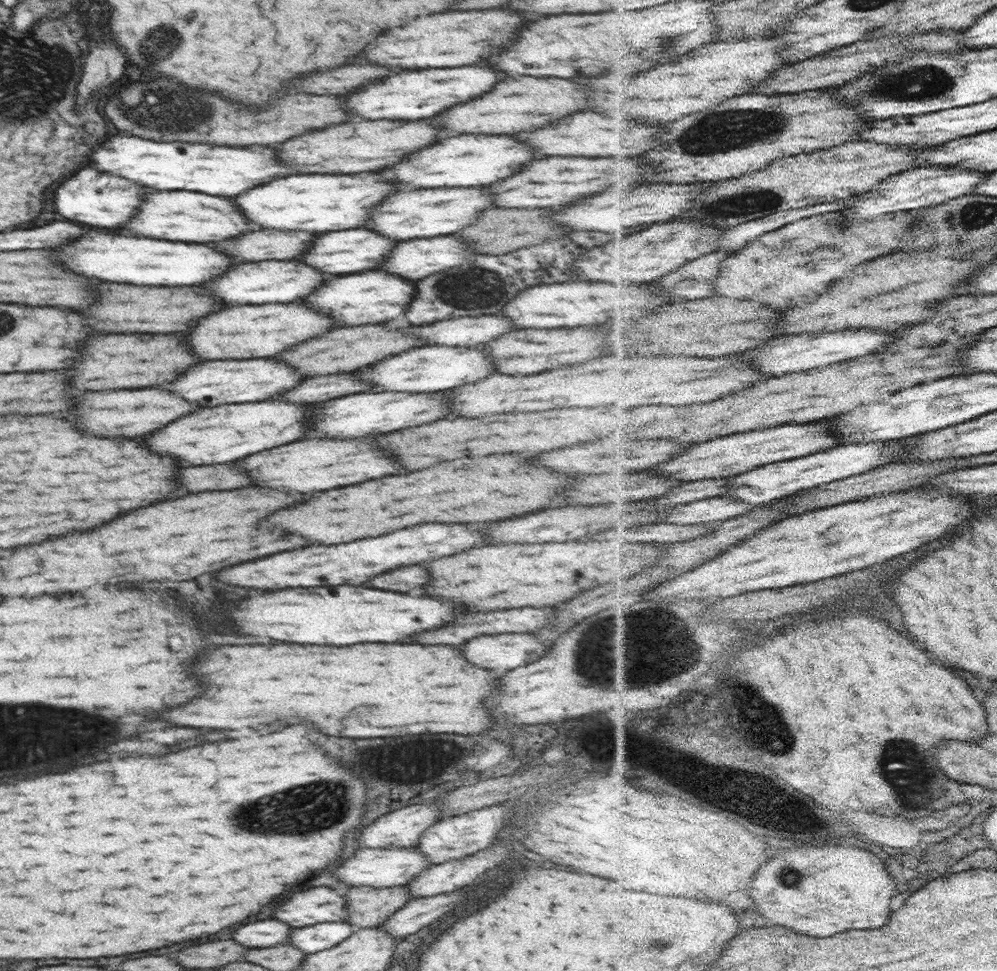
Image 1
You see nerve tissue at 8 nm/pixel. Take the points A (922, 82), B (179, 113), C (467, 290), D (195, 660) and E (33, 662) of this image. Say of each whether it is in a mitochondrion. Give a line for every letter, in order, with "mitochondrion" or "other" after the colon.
A: mitochondrion
B: mitochondrion
C: mitochondrion
D: other
E: other

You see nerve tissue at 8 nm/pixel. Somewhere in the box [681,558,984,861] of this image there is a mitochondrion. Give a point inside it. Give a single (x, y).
(901, 764)

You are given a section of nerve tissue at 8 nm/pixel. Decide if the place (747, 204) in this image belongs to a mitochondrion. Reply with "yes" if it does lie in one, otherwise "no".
yes

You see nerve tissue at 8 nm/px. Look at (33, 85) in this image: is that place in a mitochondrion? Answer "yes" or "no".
yes

